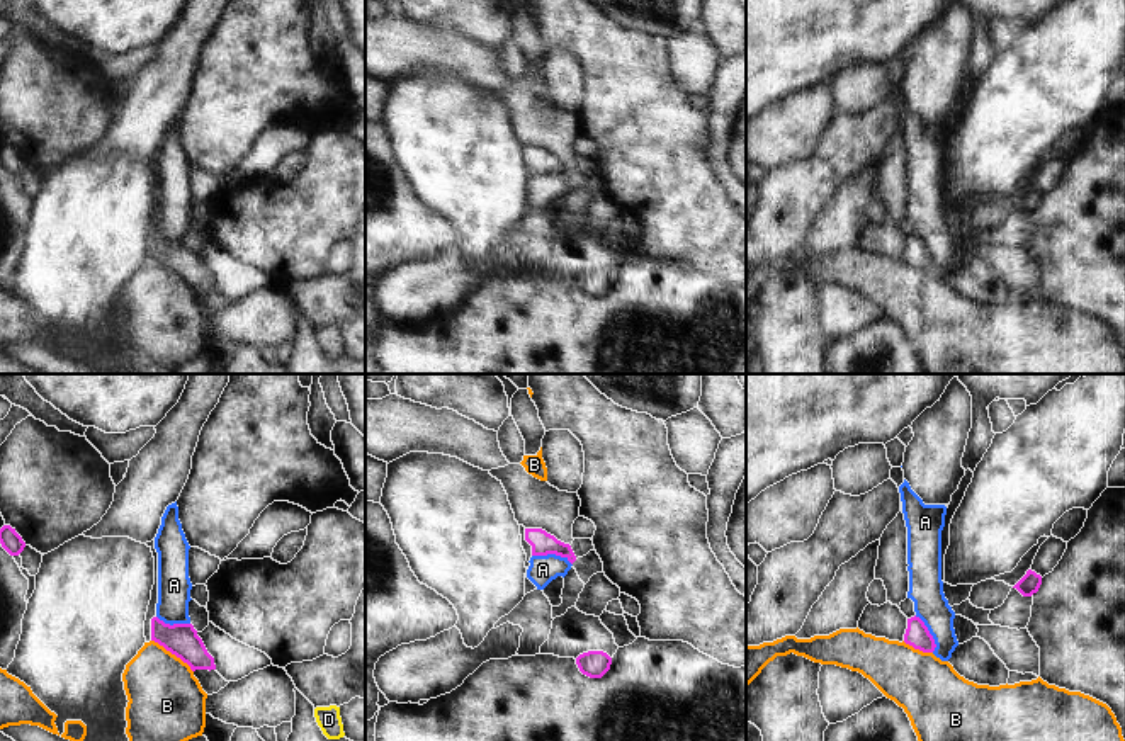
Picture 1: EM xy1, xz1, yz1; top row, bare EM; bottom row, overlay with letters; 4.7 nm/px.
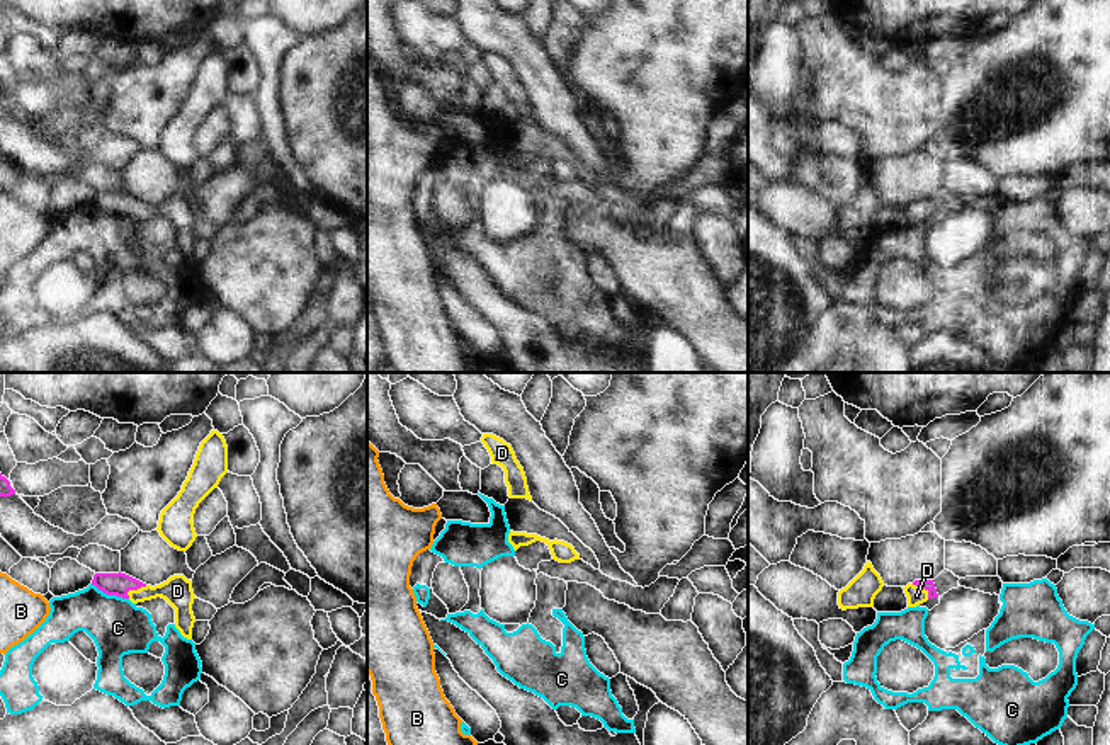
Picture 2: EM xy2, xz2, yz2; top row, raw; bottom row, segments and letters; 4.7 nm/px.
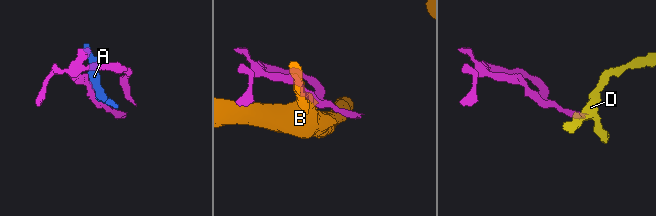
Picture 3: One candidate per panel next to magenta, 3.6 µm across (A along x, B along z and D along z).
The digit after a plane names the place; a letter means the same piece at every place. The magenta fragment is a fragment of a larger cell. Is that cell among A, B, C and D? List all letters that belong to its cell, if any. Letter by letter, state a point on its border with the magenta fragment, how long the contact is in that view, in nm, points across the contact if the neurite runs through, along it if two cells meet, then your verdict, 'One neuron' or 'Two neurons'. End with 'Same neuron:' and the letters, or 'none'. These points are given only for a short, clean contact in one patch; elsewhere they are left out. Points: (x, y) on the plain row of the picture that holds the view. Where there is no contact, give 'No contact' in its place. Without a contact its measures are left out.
A: Touches magenta at xz1 (553, 172). Shared border 200 nm. Boundary: xz1 (532, 174), (559, 174), (571, 184). Two neurons
B: Touches magenta at xy1 (174, 272). Shared border 260 nm. Boundary: xy1 (152, 259), (179, 276), (192, 291). Two neurons
C: Touches magenta at xy2 (109, 213). Shared border 200 nm. Boundary: xy2 (90, 203), (107, 213), (128, 218). Two neurons
D: Touches magenta at xy2 (135, 208). Shared border 110 nm. Path across: xy2 (119, 203), (135, 208), (177, 210). One neuron
Same neuron: D.

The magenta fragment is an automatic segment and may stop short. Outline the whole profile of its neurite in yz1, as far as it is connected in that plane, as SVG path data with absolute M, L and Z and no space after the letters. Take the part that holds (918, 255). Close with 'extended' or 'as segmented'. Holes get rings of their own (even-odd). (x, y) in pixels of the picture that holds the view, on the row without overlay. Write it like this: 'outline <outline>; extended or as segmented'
outline M919 236L907 238L907 248L904 253L904 262L919 269L923 272L933 272L936 263L933 255L930 253L928 246Z; as segmented

